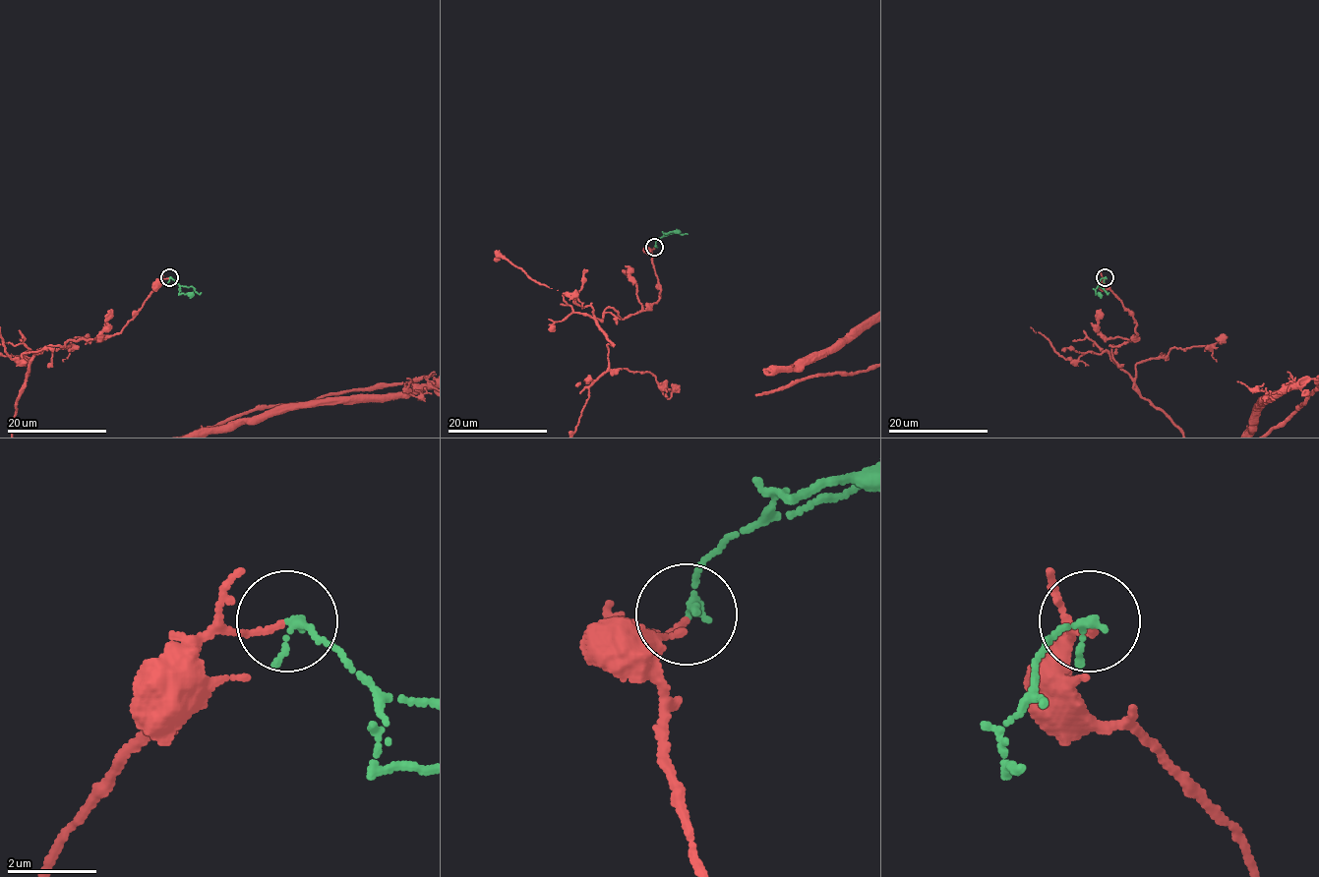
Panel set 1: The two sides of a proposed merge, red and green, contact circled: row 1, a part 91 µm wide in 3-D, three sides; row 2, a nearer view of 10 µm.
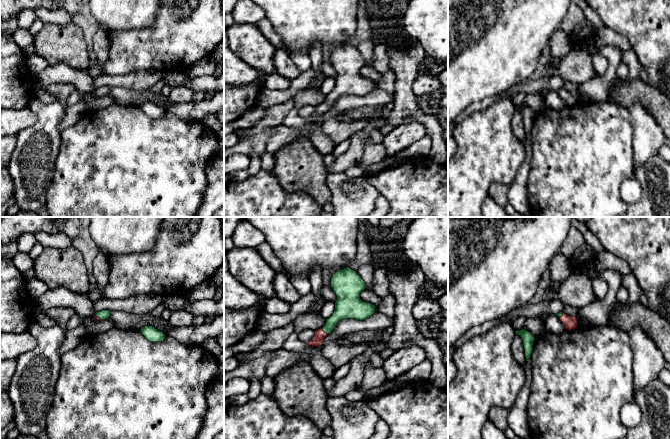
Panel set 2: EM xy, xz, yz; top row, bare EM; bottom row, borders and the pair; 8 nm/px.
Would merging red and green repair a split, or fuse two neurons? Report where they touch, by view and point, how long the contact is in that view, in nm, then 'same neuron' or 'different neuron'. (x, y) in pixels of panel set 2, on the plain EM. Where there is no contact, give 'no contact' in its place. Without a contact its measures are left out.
xz (323, 107) | 80 nm | same neuron

